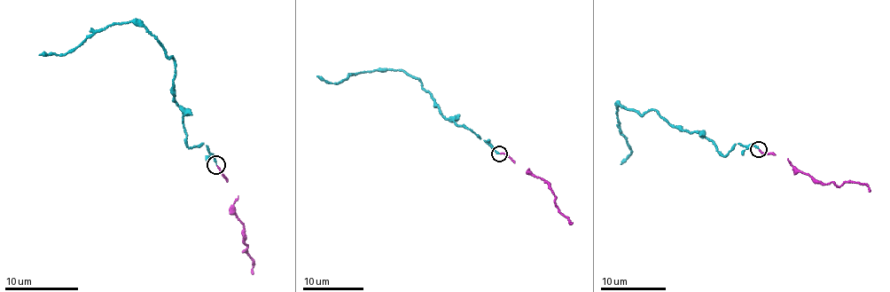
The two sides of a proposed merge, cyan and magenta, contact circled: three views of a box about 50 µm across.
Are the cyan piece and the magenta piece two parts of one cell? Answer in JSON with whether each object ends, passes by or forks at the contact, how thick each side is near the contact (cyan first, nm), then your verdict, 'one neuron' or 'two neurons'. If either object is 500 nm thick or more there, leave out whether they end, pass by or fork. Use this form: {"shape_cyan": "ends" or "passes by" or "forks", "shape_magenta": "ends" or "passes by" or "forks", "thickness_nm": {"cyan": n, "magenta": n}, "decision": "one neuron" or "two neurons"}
{"shape_cyan": "ends", "shape_magenta": "ends", "thickness_nm": {"cyan": 140, "magenta": 120}, "decision": "one neuron"}

